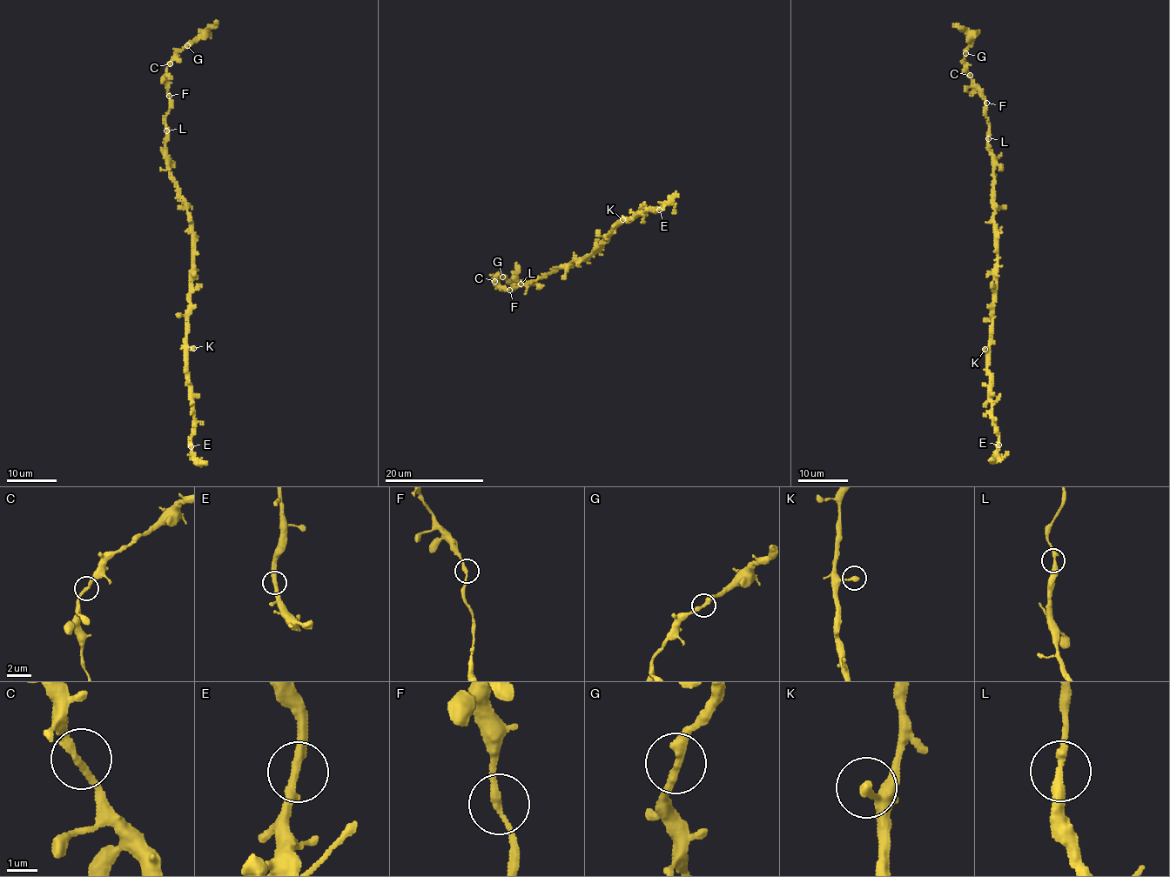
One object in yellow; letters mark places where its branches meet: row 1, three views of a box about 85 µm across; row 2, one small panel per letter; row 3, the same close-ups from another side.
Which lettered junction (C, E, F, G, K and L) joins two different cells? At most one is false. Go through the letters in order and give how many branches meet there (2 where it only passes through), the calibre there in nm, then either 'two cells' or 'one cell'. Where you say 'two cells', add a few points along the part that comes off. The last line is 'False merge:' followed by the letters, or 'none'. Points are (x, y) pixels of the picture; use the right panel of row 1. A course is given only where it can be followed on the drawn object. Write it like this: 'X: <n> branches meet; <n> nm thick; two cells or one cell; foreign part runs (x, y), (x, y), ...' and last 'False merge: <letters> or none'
C: 2 branches meet; 240 nm thick; one cell
E: 2 branches meet; 300 nm thick; one cell
F: 2 branches meet; 220 nm thick; one cell
G: 2 branches meet; 320 nm thick; one cell
K: 1 branches meet; 320 nm thick; one cell
L: 2 branches meet; 280 nm thick; one cell
False merge: none

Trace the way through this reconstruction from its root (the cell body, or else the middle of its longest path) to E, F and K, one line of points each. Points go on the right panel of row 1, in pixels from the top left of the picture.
E: (997, 228), (996, 289), (988, 372), (991, 375), (991, 419), (998, 436), (998, 445)
F: (997, 228), (993, 155), (988, 143), (986, 103)
K: (997, 228), (997, 280), (991, 341), (990, 347), (985, 349)

